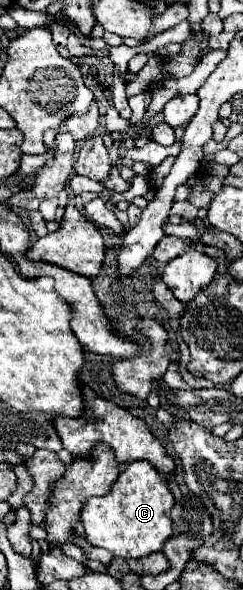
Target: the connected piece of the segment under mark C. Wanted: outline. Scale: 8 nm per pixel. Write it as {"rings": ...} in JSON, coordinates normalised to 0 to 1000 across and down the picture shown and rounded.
{"rings":[[[605,781],[531,785],[481,808],[457,836],[366,842],[333,863],[350,910],[383,927],[424,927],[473,944],[564,947],[630,934],[663,934],[671,920],[704,910],[695,866],[712,859],[712,836],[654,798]]]}

